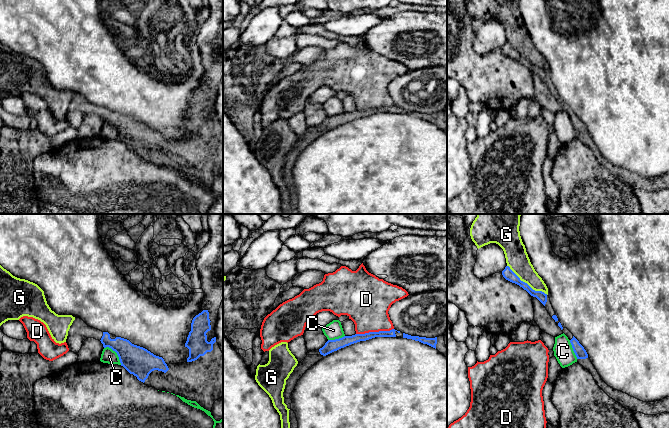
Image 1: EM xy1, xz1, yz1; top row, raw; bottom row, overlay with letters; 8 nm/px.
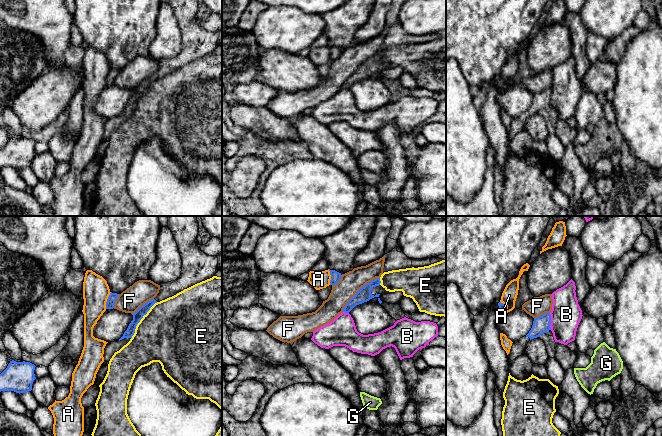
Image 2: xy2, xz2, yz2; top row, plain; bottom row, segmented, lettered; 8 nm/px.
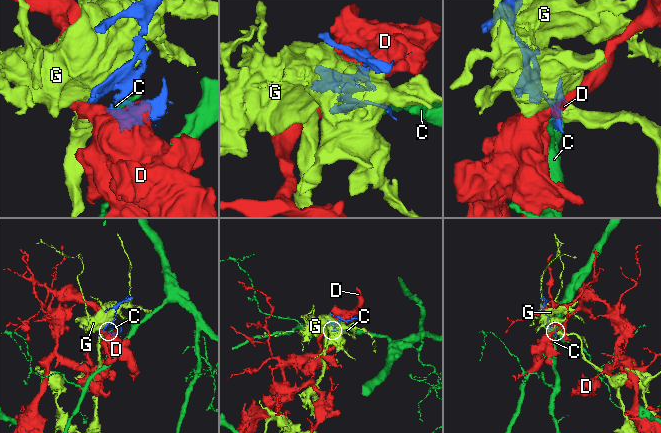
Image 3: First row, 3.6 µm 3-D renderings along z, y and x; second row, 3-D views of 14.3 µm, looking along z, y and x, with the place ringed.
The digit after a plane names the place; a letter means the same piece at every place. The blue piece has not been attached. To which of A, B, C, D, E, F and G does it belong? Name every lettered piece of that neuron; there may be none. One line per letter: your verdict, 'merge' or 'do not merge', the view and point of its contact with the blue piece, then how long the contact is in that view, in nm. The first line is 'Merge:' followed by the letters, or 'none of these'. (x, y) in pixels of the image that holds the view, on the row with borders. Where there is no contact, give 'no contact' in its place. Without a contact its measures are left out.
Merge: none of these
A: do not merge; contact xy2 (107, 300); length 140 nm
B: do not merge; contact yz2 (550, 321); length 140 nm
C: do not merge; contact xy1 (116, 352); length 200 nm
D: do not merge; contact xz1 (374, 332); length 300 nm
E: do not merge; contact xy2 (140, 319); length 360 nm
F: do not merge; contact xz2 (358, 291); length 400 nm
G: do not merge; contact yz1 (526, 283); length 400 nm

